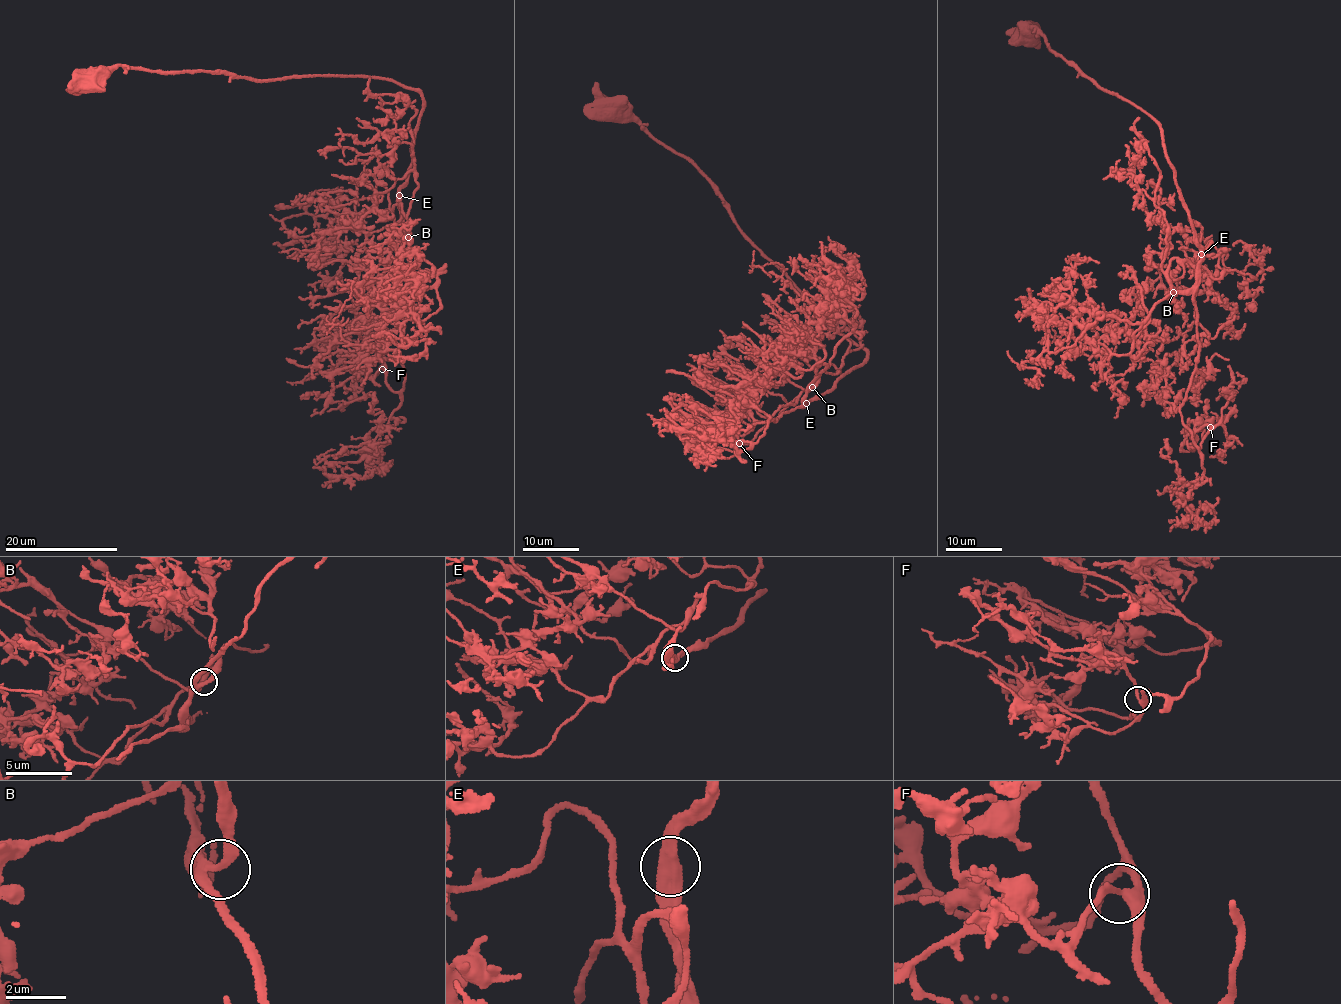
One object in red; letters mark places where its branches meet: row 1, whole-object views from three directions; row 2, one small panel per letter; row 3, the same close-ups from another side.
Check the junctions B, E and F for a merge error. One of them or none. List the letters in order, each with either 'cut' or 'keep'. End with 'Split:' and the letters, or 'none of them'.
B: keep
E: keep
F: keep
Split: none of them

